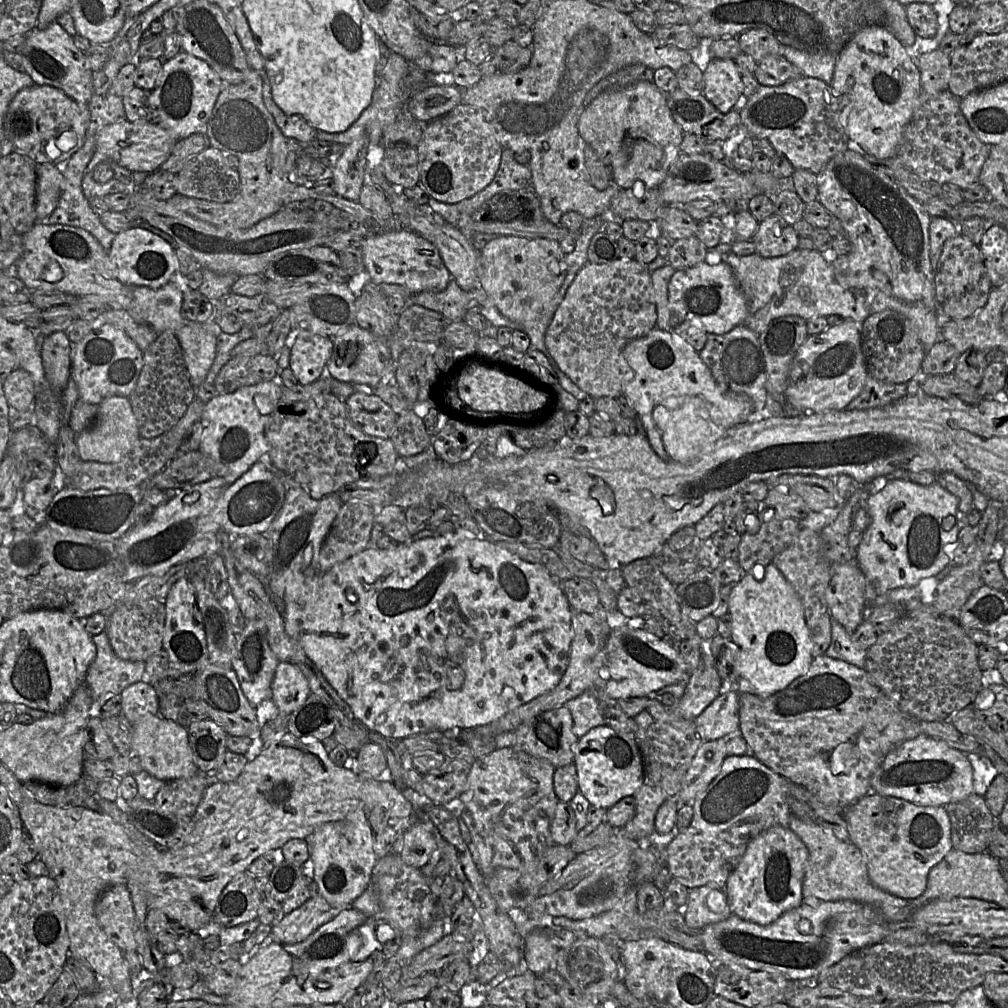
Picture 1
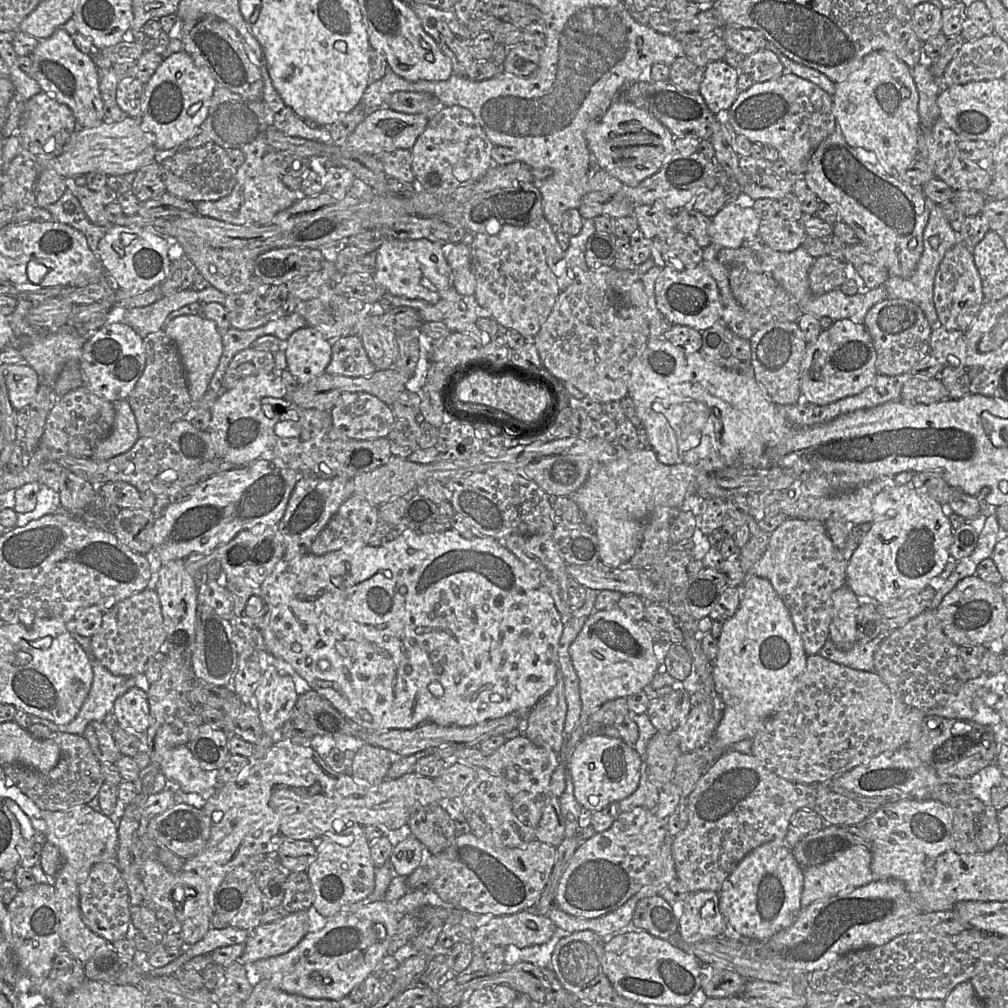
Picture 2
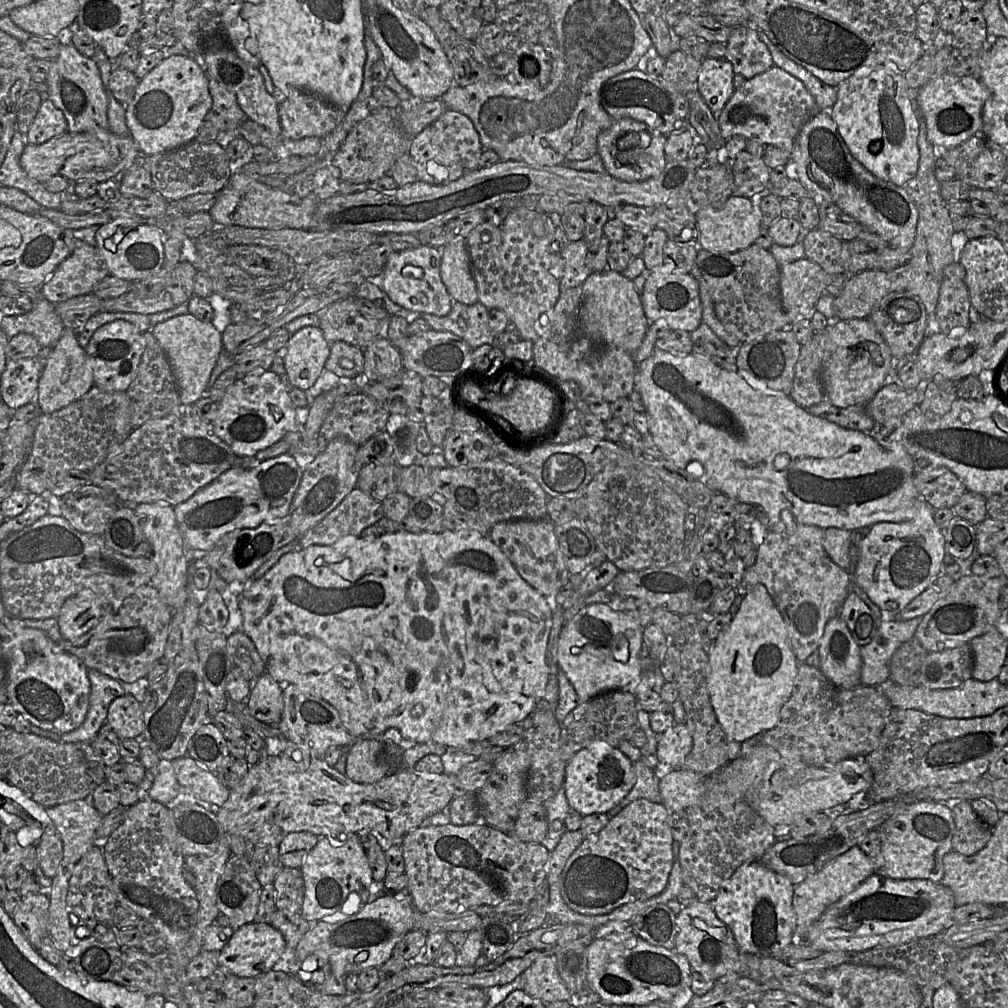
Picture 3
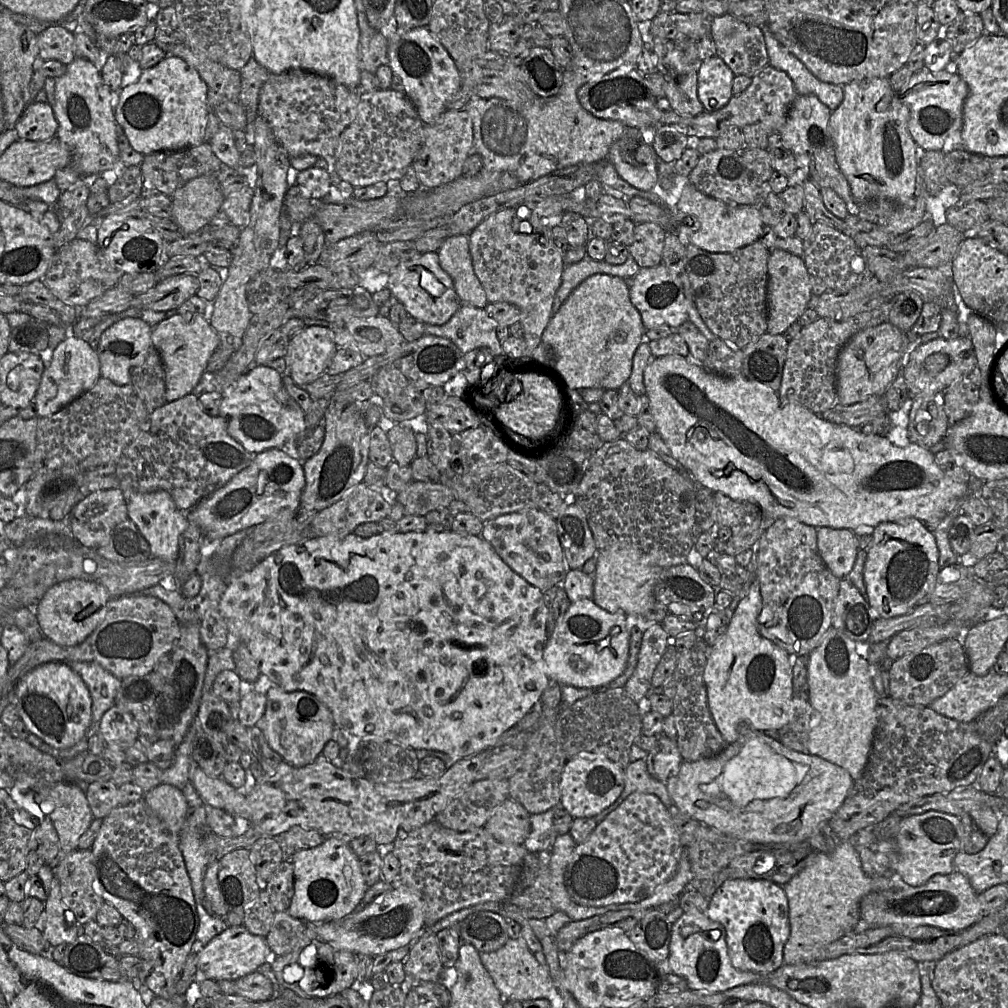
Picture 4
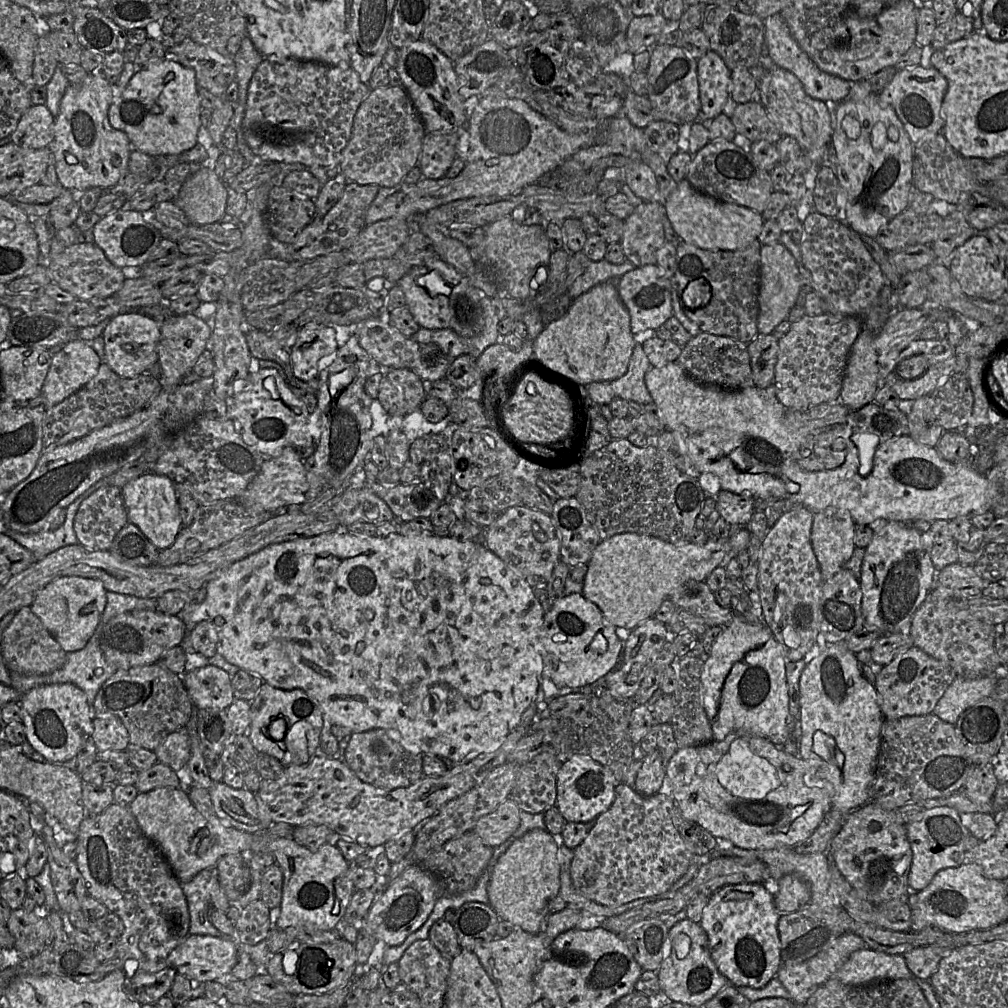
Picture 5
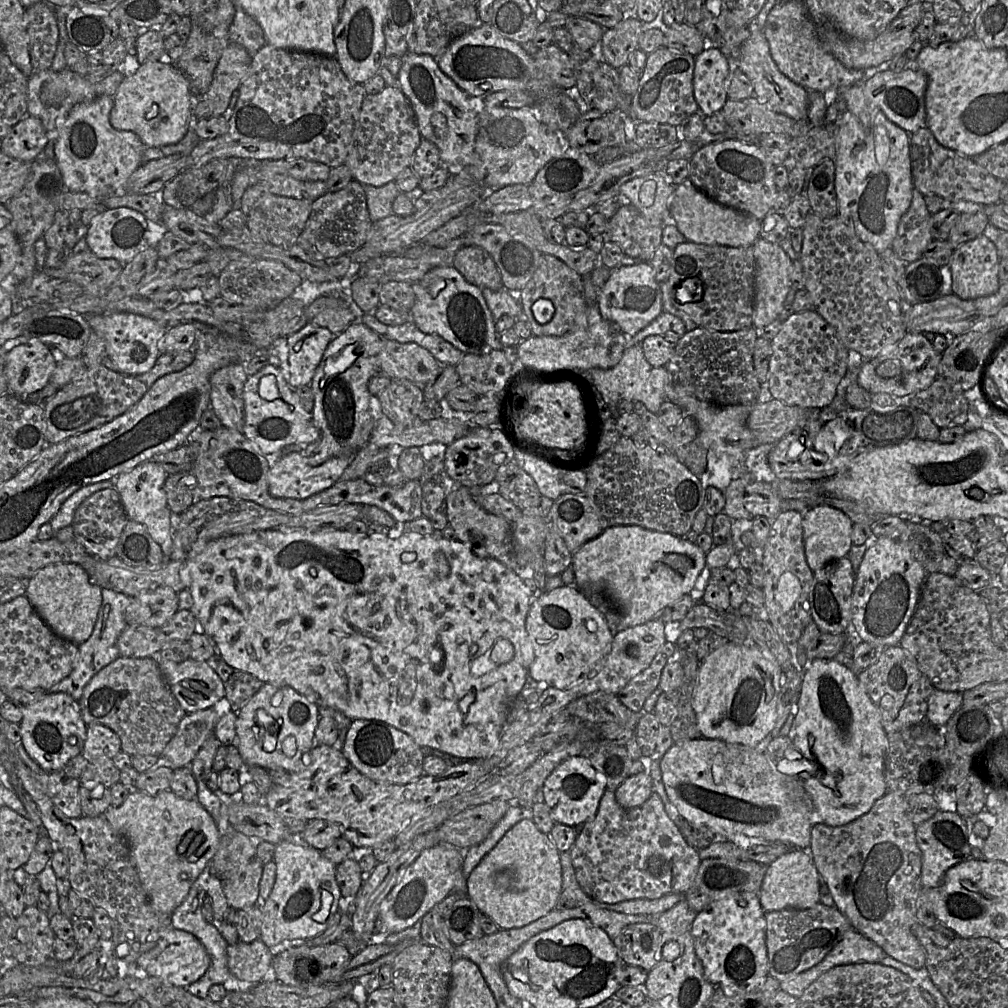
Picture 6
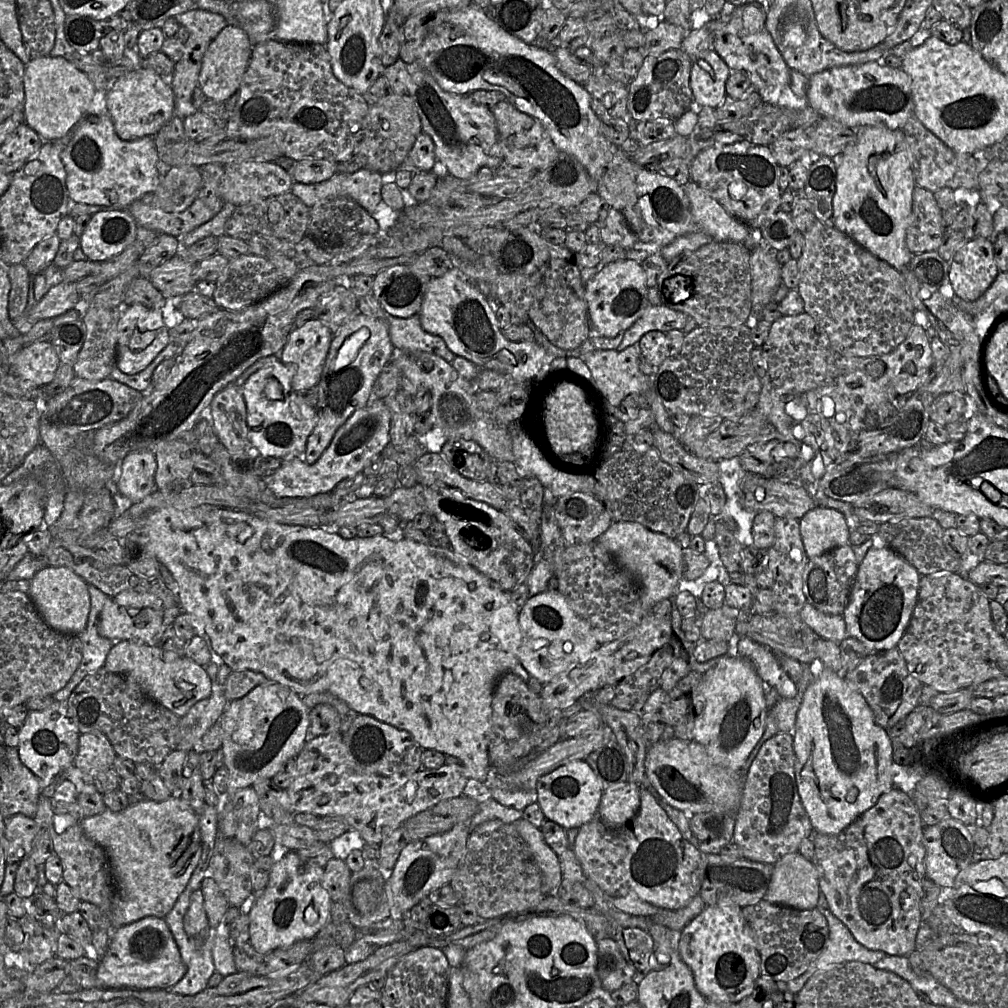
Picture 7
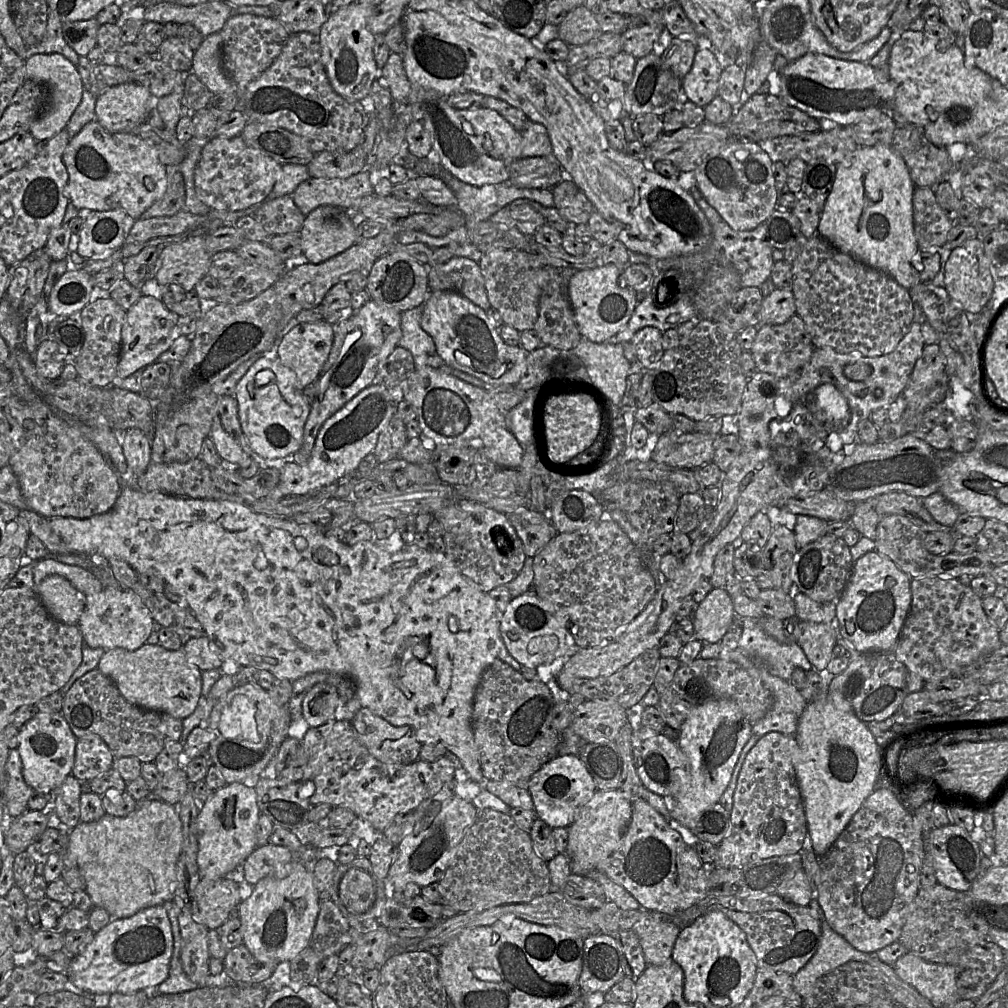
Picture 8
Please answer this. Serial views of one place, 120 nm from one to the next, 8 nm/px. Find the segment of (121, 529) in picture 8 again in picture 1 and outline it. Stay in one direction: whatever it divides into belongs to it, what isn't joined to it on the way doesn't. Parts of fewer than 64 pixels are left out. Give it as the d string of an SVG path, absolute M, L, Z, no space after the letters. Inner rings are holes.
M455 532L439 537L425 538L421 540L410 540L407 543L398 543L395 548L388 550L377 550L367 548L353 558L341 563L327 572L317 571L314 575L307 575L303 580L292 580L288 583L283 594L282 618L286 633L300 644L308 658L320 670L326 680L338 692L338 694L351 707L356 720L365 726L370 732L376 732L390 740L401 740L409 736L428 733L431 731L457 731L487 725L499 719L511 710L533 700L534 698L552 690L560 682L570 657L570 648L573 639L573 628L571 623L571 608L569 602L560 588L560 582L552 577L547 570L520 559L517 555L500 547L494 541L483 537L458 536Z

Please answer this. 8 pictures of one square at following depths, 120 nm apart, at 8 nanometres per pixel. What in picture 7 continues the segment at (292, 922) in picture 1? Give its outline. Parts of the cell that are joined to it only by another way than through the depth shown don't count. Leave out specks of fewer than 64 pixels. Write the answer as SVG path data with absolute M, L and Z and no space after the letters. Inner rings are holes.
M149 916L114 928L107 952L99 960L98 987L171 989L184 977L186 970L165 919Z

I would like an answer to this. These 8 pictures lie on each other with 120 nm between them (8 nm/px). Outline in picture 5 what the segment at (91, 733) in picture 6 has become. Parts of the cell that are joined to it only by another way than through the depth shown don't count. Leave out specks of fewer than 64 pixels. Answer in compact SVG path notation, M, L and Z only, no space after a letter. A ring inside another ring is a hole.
M113 714L96 715L91 739L99 753L127 750L130 745L128 730Z

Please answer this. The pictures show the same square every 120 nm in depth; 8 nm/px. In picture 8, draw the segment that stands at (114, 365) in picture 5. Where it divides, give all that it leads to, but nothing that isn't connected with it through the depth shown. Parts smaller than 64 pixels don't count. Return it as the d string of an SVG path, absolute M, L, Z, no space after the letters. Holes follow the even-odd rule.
M142 295L126 312L121 330L121 354L117 366L117 376L126 378L139 369L156 362L173 341L173 327L178 316L170 312L161 300L151 295Z

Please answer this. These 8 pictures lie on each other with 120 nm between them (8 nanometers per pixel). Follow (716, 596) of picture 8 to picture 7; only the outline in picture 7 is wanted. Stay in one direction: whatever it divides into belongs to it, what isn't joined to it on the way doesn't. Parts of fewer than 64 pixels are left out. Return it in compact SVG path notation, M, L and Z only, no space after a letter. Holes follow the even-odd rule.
M726 604L706 611L700 625L702 639L728 642L735 633L738 613L739 610Z

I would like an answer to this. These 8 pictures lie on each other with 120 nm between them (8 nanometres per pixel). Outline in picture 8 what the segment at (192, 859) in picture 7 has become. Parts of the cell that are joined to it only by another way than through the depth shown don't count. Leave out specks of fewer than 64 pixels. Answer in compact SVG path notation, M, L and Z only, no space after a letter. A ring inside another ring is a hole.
M162 800L147 801L142 807L136 808L125 817L116 817L104 814L100 819L93 822L79 822L77 826L69 832L66 851L72 855L82 876L85 880L85 891L90 896L94 906L105 909L113 919L130 917L140 910L148 907L164 905L171 900L176 890L176 866L183 844L182 823L177 811L177 805L165 803Z

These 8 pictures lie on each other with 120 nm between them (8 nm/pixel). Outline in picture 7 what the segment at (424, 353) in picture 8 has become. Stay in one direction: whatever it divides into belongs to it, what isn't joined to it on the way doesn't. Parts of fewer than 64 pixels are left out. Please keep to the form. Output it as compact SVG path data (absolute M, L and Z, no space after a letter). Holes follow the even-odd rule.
M387 317L390 340L396 352L427 352L435 354L452 365L456 355L449 350L444 340L426 332L420 317Z

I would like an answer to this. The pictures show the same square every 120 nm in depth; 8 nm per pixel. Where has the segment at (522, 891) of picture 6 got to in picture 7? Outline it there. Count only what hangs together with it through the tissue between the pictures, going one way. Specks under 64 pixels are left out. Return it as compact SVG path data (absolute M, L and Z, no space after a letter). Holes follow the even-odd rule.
M522 818L512 824L527 843L542 873L547 895L555 894L563 879L559 856L545 842L539 828Z

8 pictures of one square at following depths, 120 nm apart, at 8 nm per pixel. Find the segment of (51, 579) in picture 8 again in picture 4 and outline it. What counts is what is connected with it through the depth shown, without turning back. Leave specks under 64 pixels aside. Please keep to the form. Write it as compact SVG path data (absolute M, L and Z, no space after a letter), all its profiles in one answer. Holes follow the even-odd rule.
M70 579L51 586L34 611L44 638L61 646L74 646L82 643L102 622L109 600L109 593L100 583Z

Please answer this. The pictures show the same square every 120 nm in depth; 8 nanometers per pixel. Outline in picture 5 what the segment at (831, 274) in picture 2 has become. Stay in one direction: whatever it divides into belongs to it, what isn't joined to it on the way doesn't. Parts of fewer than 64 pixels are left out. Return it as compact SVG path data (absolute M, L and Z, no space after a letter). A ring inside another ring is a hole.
M779 241L761 246L760 251L760 287L758 295L758 333L772 334L775 327L787 320L790 310L796 303L802 286L802 278L797 262L791 252Z

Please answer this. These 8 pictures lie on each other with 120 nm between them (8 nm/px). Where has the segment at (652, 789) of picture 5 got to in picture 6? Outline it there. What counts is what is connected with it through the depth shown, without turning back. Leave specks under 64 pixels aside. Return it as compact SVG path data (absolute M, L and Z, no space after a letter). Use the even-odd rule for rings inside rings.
M639 772L629 776L617 789L615 798L624 809L632 809L644 804L653 794L653 781L650 773Z

